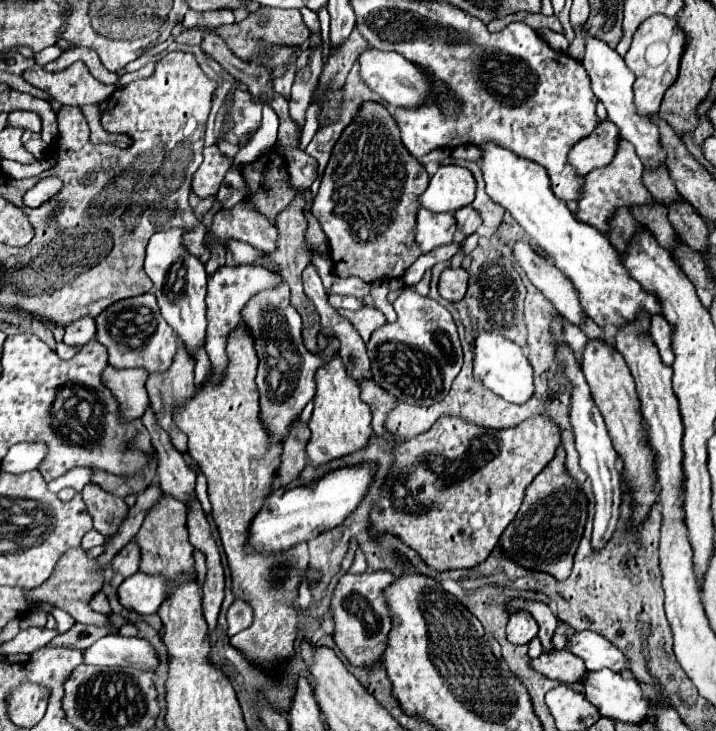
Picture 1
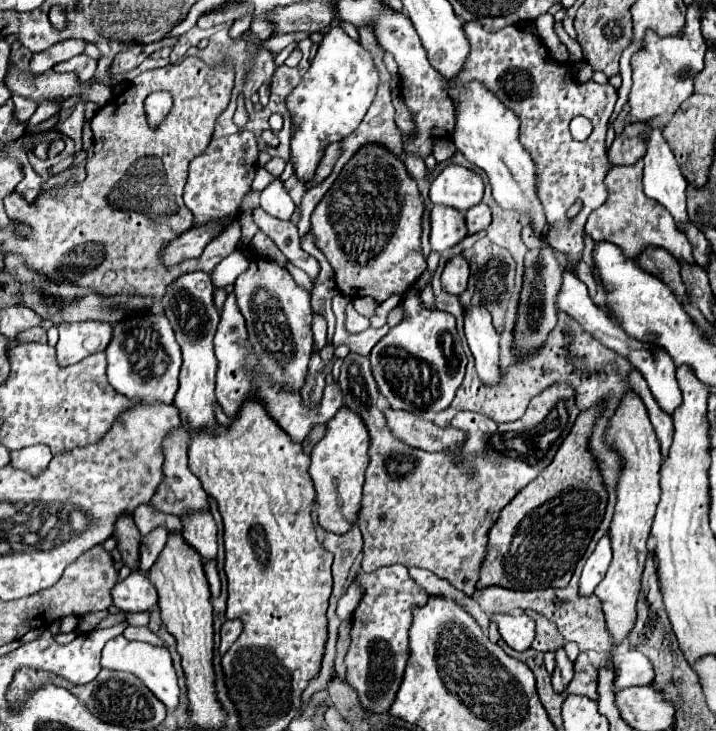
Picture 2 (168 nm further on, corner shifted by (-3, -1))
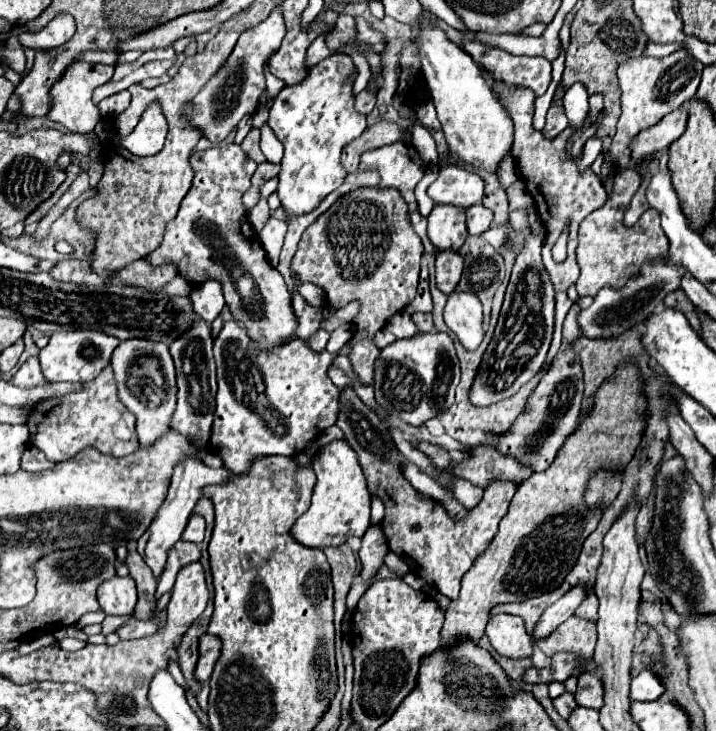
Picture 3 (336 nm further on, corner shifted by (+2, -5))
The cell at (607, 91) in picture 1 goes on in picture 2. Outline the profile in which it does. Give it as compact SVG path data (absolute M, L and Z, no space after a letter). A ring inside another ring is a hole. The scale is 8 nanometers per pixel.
M652 128L648 132L648 152L644 156L644 194L652 200L656 200L658 204L662 204L674 218L674 224L678 230L684 232L684 226L690 222L688 214L686 214L686 180L680 172L680 166L666 142L666 138L662 136L660 130Z

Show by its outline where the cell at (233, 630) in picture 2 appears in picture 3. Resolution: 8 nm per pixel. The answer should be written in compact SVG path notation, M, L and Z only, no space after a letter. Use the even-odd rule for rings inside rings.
M203 634L199 638L199 662L195 668L195 678L199 682L205 682L211 678L213 666L219 660L221 654L221 640L213 638L211 634Z

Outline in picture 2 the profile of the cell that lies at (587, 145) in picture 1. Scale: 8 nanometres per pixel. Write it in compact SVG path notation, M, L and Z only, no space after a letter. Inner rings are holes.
M648 122L628 124L620 136L616 136L608 158L612 164L634 164L646 154L646 130Z

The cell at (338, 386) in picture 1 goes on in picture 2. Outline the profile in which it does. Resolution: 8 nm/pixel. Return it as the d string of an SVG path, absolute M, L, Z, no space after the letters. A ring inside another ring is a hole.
M342 406L336 418L326 426L326 436L312 450L310 466L318 502L318 526L332 534L346 534L356 524L360 512L364 470L368 466L368 430L364 428L364 422L360 422L360 416L352 414L346 406Z

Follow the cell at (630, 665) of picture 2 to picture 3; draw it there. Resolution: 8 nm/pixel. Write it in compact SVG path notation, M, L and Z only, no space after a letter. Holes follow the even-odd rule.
M649 668L631 678L631 700L657 700L663 692L661 680Z

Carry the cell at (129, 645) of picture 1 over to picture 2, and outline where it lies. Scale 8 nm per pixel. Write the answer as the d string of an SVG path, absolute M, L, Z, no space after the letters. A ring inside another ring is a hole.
M124 636L112 638L104 650L102 650L102 666L104 668L112 668L112 670L122 670L122 672L130 672L134 676L138 676L146 688L168 708L174 710L180 702L180 688L178 688L178 676L176 670L172 666L172 658L170 652L166 648L158 648L146 642L130 642Z

